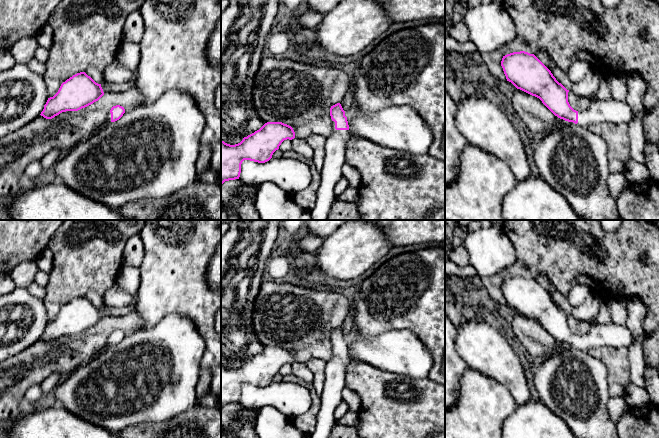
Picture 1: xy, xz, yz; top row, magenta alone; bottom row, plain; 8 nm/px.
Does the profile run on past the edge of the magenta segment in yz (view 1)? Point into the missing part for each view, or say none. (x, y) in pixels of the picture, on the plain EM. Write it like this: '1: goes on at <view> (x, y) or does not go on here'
1: goes on at yz (612, 335)

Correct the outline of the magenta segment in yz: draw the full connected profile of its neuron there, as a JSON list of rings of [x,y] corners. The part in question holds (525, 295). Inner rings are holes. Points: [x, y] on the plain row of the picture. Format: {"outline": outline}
{"outline": [[[525,275],[507,278],[503,280],[501,290],[507,305],[511,306],[517,313],[539,322],[560,343],[573,346],[582,351],[589,351],[591,348],[601,346],[628,348],[633,343],[634,337],[626,325],[616,325],[614,323],[607,325],[595,324],[588,334],[580,336],[574,334],[568,326],[569,314],[556,304],[551,295],[534,278]]]}

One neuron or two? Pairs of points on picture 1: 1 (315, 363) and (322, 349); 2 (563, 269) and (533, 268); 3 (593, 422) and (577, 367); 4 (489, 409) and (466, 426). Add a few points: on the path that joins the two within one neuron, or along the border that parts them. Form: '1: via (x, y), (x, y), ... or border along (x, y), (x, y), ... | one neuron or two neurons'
1: border along (326, 362), (318, 358), (310, 358), (305, 363) | two neurons
2: via (556, 268), (540, 268) | one neuron
3: via (583, 408), (577, 391), (577, 381) | one neuron
4: via (483, 411), (472, 422) | one neuron

